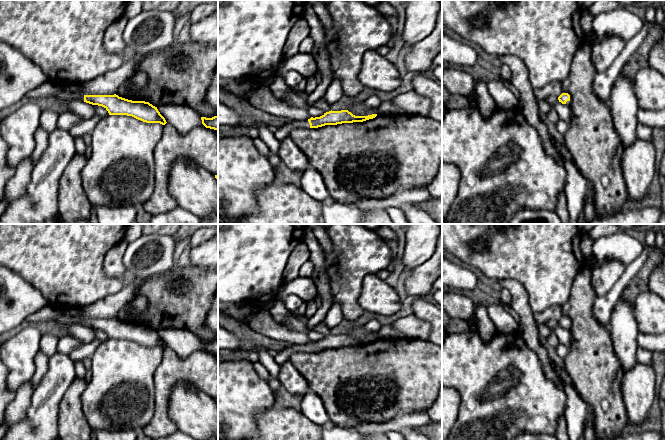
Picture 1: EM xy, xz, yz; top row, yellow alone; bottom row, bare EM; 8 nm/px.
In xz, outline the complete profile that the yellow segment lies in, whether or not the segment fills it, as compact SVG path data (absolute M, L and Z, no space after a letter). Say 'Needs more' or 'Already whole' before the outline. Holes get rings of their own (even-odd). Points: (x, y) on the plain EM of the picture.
Needs more. M348 334L341 335L329 335L324 337L320 341L311 341L308 344L293 345L287 349L279 351L274 357L277 364L282 365L283 363L290 361L290 357L299 352L318 352L325 349L337 349L342 347L353 347L363 346L369 343L373 343L377 338L368 340L355 340Z

